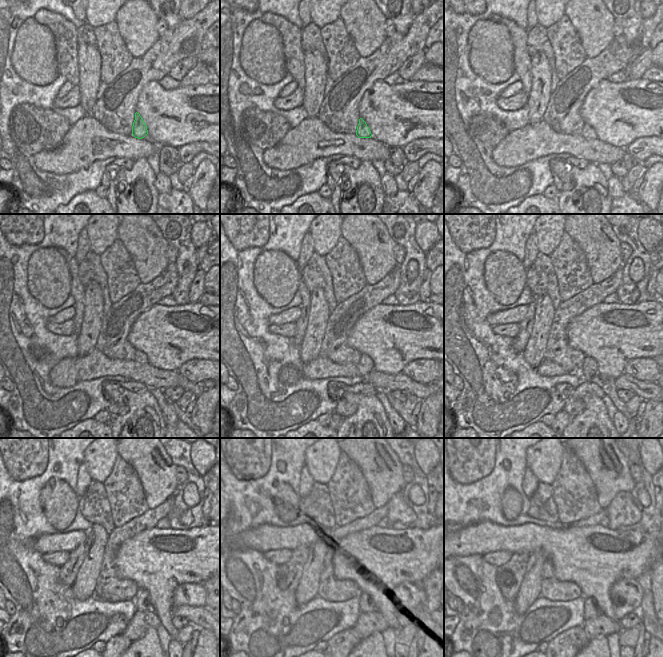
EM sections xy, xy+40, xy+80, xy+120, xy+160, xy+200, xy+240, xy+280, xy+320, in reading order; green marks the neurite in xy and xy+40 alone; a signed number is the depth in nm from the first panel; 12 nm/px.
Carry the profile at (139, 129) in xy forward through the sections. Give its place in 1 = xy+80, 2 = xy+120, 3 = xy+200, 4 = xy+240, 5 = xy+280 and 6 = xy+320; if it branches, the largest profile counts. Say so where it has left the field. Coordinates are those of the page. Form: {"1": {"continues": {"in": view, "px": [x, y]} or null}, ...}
{"1": {"continues": {"in": "xy+80", "px": [588, 132]}}, "2": {"continues": {"in": "xy+120", "px": [140, 357]}}, "3": {"continues": {"in": "xy+200", "px": [588, 371]}}, "4": {"continues": {"in": "xy+240", "px": [141, 599]}}, "5": {"continues": {"in": "xy+280", "px": [366, 605]}}, "6": {"continues": {"in": "xy+320", "px": [591, 610]}}}

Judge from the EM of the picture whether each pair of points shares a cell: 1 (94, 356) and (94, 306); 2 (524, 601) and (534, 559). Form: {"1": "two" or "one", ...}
{"1": "two", "2": "one"}

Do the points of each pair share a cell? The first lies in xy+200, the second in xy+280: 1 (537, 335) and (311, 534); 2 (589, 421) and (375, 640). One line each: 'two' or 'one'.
1: two
2: one

